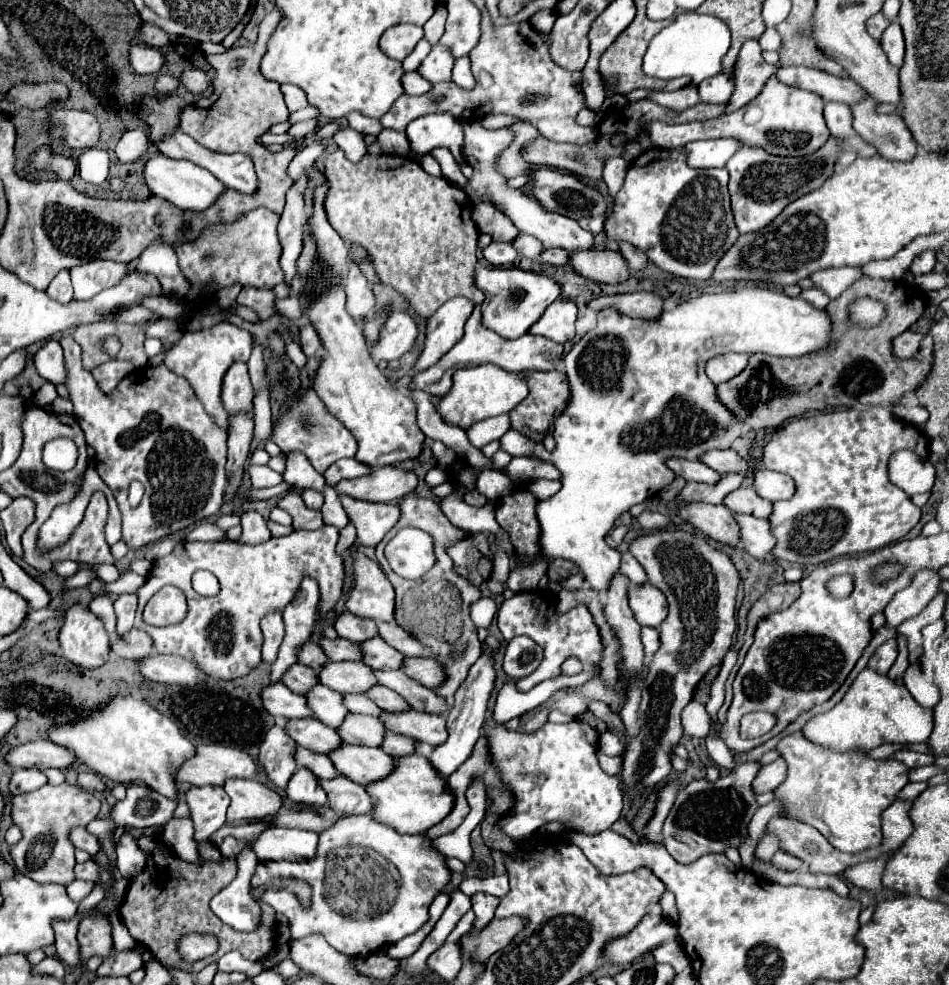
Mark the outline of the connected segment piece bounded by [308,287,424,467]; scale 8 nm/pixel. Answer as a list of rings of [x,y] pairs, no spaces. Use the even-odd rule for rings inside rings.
[[[332,287],[320,293],[308,307],[308,317],[312,319],[326,351],[314,379],[314,391],[328,411],[358,441],[356,459],[376,467],[420,457],[424,433],[416,423],[416,401],[410,395],[396,391],[386,375],[372,363],[362,327],[346,311],[344,287]]]

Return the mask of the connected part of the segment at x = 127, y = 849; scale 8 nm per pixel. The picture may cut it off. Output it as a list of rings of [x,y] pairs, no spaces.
[[[124,831],[124,835],[116,841],[116,865],[124,879],[132,879],[146,865],[146,855],[130,831]]]

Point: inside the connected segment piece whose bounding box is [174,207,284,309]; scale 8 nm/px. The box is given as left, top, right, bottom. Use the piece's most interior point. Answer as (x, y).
(248, 251)

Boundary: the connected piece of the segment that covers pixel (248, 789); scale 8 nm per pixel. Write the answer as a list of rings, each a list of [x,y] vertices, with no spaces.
[[[228,779],[224,791],[232,799],[226,821],[274,817],[284,805],[284,799],[274,789],[256,779]]]

